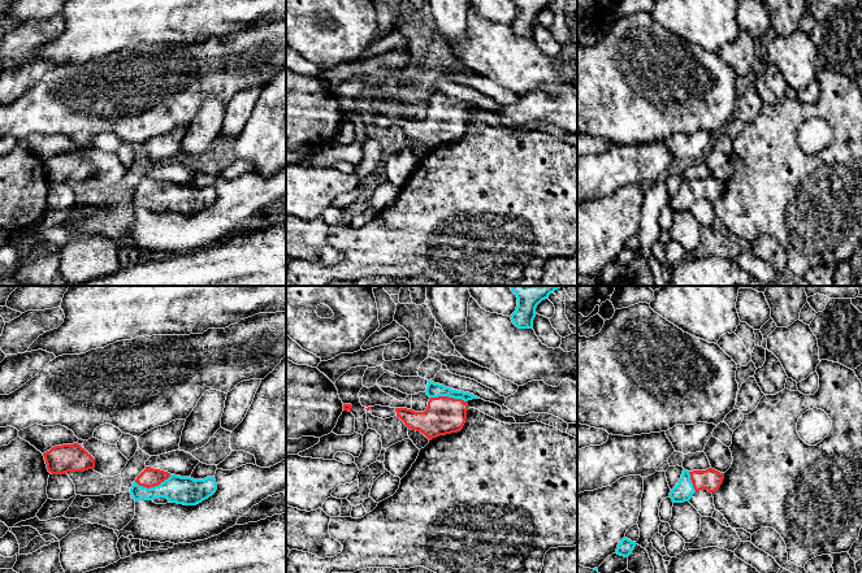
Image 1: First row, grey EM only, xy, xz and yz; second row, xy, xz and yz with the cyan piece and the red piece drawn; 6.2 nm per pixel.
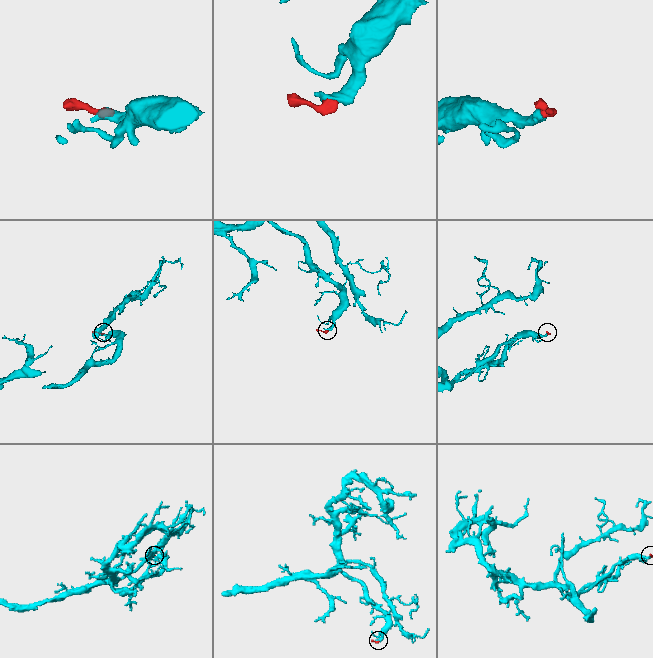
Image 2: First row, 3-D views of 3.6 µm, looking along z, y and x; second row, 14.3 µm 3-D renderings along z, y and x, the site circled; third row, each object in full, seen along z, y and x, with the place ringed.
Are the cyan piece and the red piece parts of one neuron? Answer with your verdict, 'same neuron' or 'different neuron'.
same neuron

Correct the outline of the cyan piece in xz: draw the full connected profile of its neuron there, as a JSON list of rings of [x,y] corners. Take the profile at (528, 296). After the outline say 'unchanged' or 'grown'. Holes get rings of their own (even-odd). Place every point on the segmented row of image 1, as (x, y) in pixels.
[[[510,286],[517,298],[516,311],[511,314],[519,329],[532,329],[537,305],[555,290],[566,286]]] | unchanged

